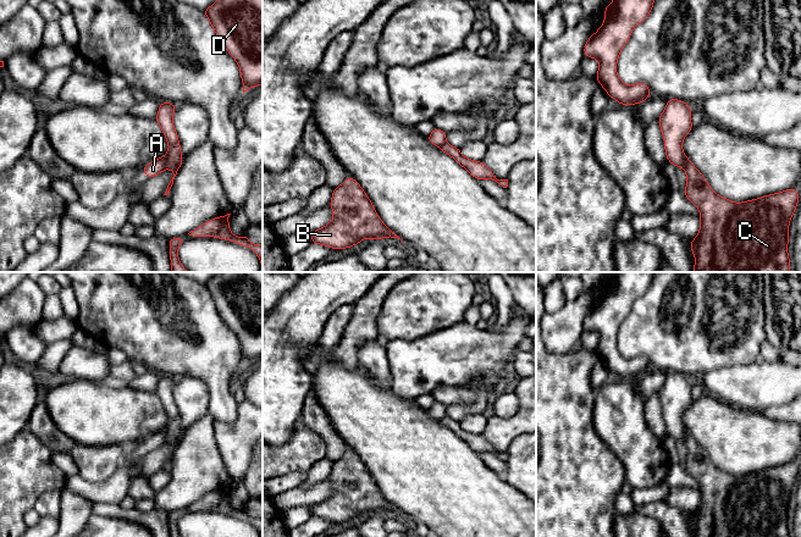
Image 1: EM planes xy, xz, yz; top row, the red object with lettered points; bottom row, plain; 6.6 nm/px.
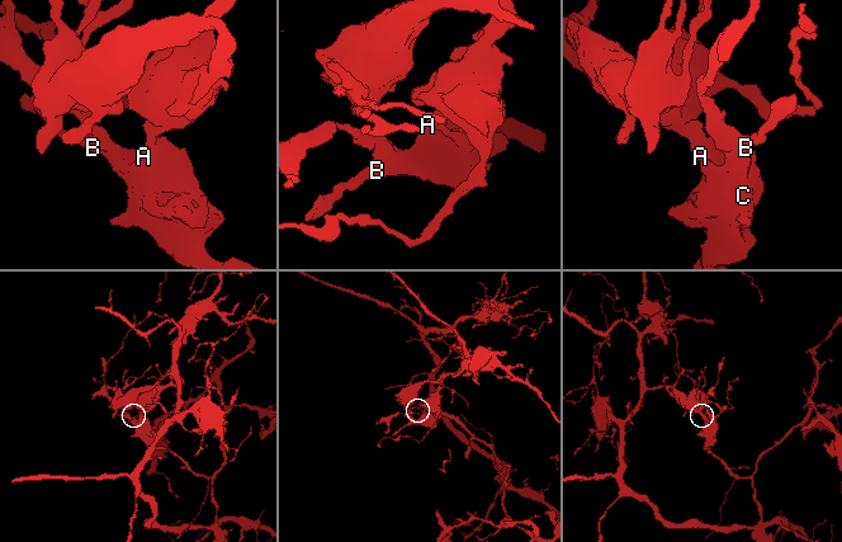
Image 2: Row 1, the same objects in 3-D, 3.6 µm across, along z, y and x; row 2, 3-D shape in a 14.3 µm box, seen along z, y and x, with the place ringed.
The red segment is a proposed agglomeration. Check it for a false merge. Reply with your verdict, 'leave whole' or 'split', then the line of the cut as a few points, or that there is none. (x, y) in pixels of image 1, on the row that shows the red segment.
split; cut xy (167, 153), (164, 169)

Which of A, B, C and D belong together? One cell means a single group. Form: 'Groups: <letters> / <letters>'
Groups: A D / B C

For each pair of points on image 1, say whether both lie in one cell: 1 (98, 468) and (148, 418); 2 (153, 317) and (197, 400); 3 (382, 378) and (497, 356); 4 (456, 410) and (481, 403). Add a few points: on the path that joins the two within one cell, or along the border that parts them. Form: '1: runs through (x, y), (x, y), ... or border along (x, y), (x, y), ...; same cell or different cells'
1: border along (90, 446), (125, 447); different cells
2: border along (176, 377), (198, 377), (206, 386), (208, 392); different cells
3: border along (385, 349), (388, 356), (391, 386); different cells
4: runs through (462, 410), (475, 408); same cell

